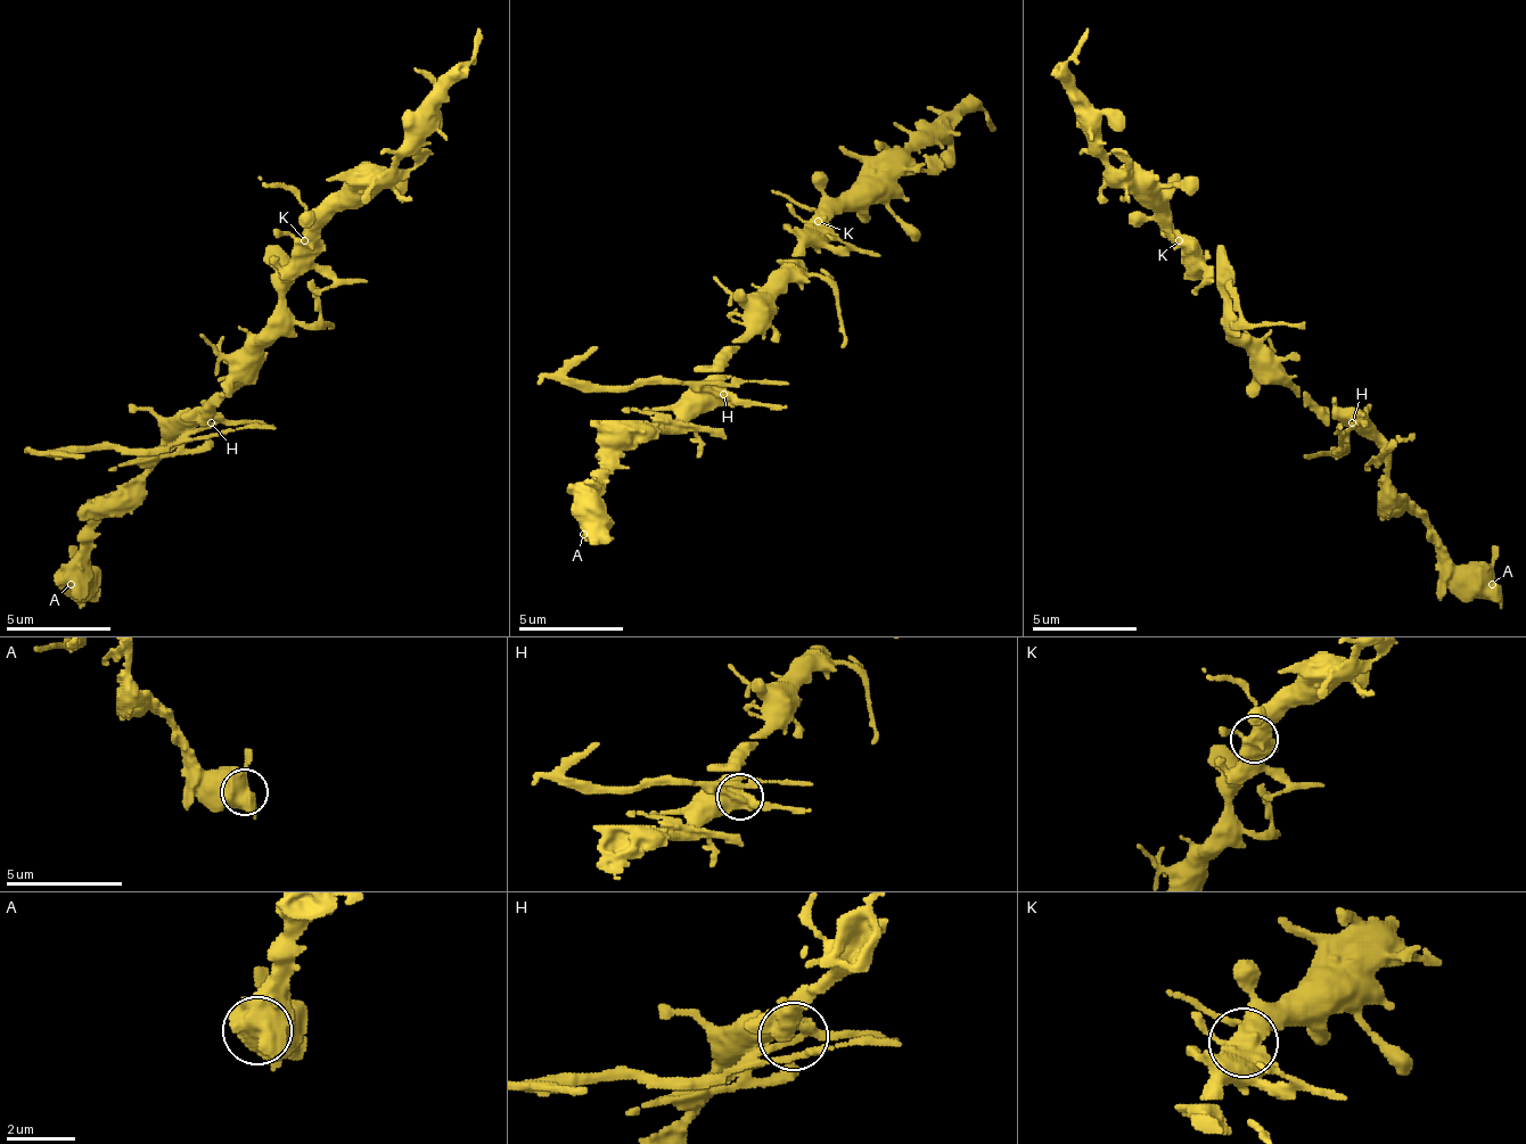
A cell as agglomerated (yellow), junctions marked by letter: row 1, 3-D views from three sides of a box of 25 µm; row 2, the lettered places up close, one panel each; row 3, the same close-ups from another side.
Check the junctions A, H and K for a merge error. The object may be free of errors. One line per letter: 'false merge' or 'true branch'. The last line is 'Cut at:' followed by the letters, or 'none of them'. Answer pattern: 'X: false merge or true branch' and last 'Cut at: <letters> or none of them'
A: true branch
H: false merge
K: true branch
Cut at: H

